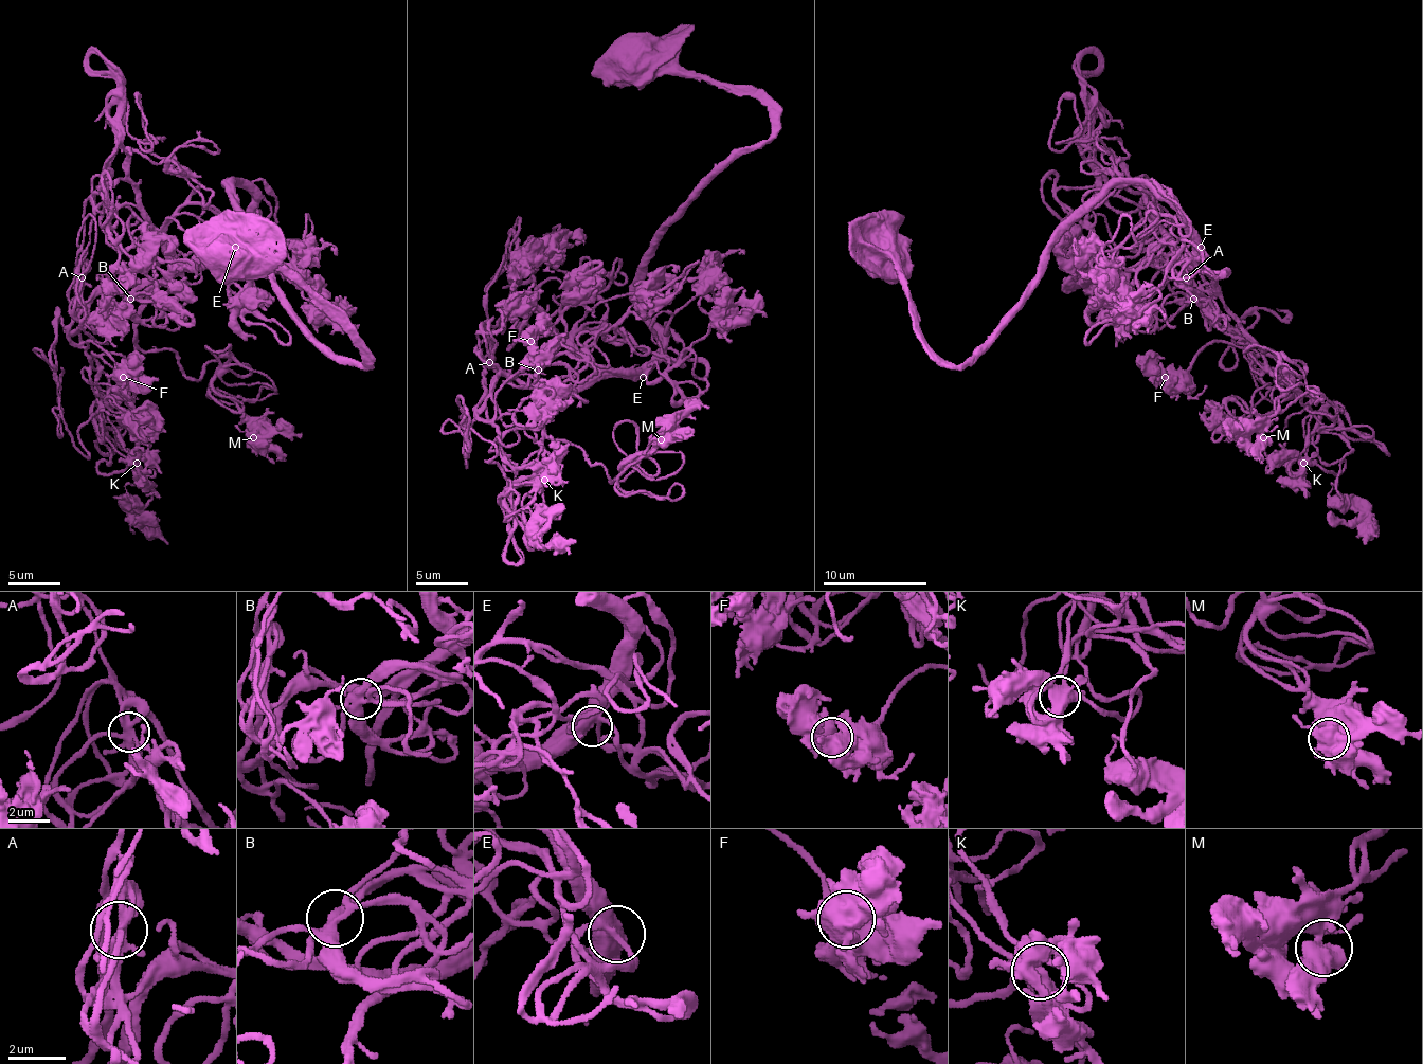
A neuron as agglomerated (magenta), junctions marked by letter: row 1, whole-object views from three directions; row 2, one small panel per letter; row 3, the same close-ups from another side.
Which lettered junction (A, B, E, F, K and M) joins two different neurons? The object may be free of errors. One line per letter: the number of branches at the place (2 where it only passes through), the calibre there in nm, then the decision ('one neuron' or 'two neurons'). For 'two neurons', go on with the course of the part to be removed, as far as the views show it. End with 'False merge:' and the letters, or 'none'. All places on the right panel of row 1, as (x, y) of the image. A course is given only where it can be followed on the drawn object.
A: branches 5; calibre 320 nm; one neuron
B: branches 6; calibre 340 nm; one neuron
E: branches 4; calibre 550 nm; one neuron
F: branches 4; calibre 500 nm; one neuron
K: branches 6; calibre 500 nm; one neuron
M: branches 4; calibre 550 nm; one neuron
False merge: none

